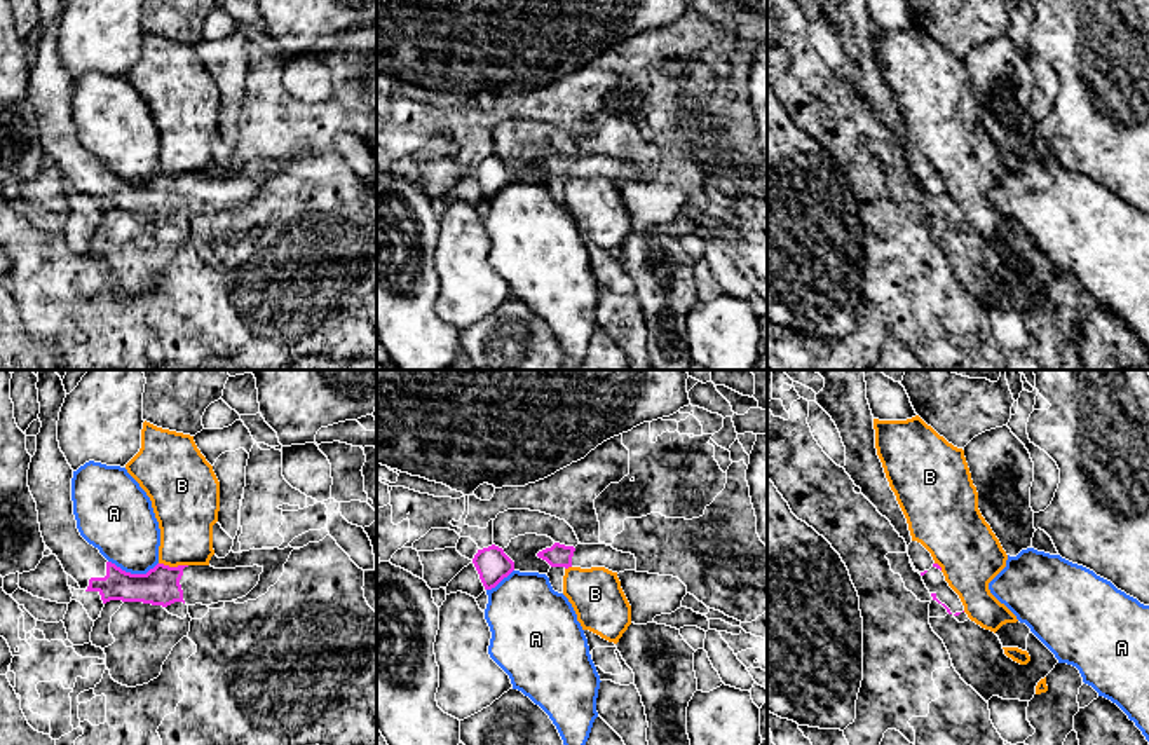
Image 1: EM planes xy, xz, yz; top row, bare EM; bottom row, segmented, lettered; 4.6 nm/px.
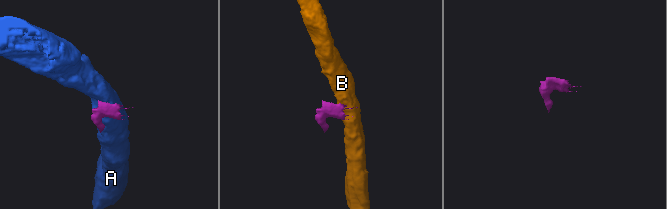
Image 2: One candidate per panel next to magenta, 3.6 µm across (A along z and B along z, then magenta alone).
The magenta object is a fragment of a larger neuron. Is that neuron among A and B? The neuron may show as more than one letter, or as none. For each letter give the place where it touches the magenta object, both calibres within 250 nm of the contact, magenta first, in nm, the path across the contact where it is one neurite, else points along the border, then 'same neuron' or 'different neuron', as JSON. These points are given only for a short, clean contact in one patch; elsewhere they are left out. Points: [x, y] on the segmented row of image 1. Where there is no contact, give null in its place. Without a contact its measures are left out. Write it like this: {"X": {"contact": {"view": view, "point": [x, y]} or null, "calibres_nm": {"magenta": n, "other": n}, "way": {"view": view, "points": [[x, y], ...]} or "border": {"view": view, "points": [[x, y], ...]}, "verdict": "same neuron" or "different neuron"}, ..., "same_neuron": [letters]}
{"A": {"contact": {"view": "xy", "point": [133, 574]}, "calibres_nm": {"magenta": 180, "other": 320}, "verdict": "different neuron"}, "B": {"contact": {"view": "xy", "point": [173, 567]}, "calibres_nm": {"magenta": 180, "other": 260}, "border": {"view": "xy", "points": [[159, 562], [187, 566]]}, "verdict": "different neuron"}, "same_neuron": []}

